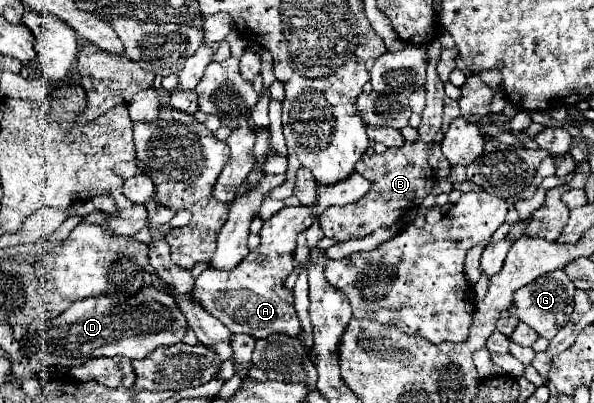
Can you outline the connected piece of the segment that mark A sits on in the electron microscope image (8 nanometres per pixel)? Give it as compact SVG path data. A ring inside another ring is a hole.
M283 207L271 219L263 223L261 243L255 251L251 251L237 267L229 271L221 271L215 267L207 267L193 285L193 299L213 317L217 317L223 325L227 325L233 333L247 333L255 339L265 339L273 333L289 335L291 339L303 345L303 329L299 317L293 309L293 291L283 283L293 271L293 251L295 237L299 231L305 231L311 223L311 209Z

